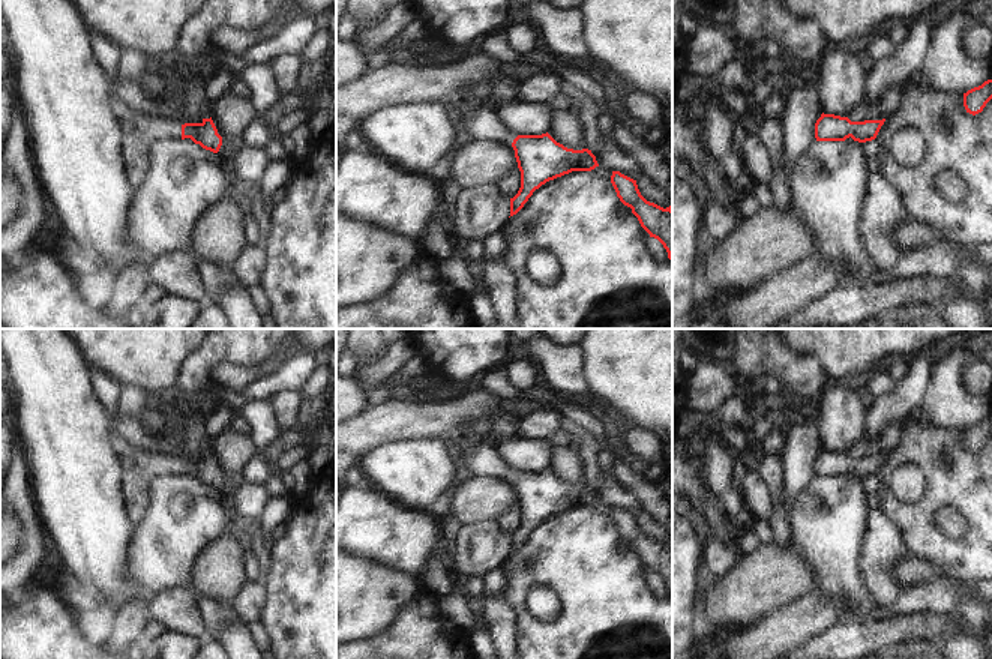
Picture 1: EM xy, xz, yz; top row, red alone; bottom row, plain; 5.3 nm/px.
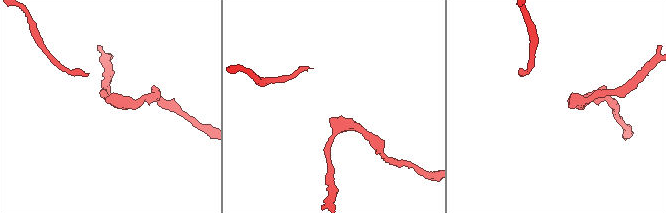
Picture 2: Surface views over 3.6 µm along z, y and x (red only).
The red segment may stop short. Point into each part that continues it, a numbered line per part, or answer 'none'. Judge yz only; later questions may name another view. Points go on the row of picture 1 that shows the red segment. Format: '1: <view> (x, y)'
none.

